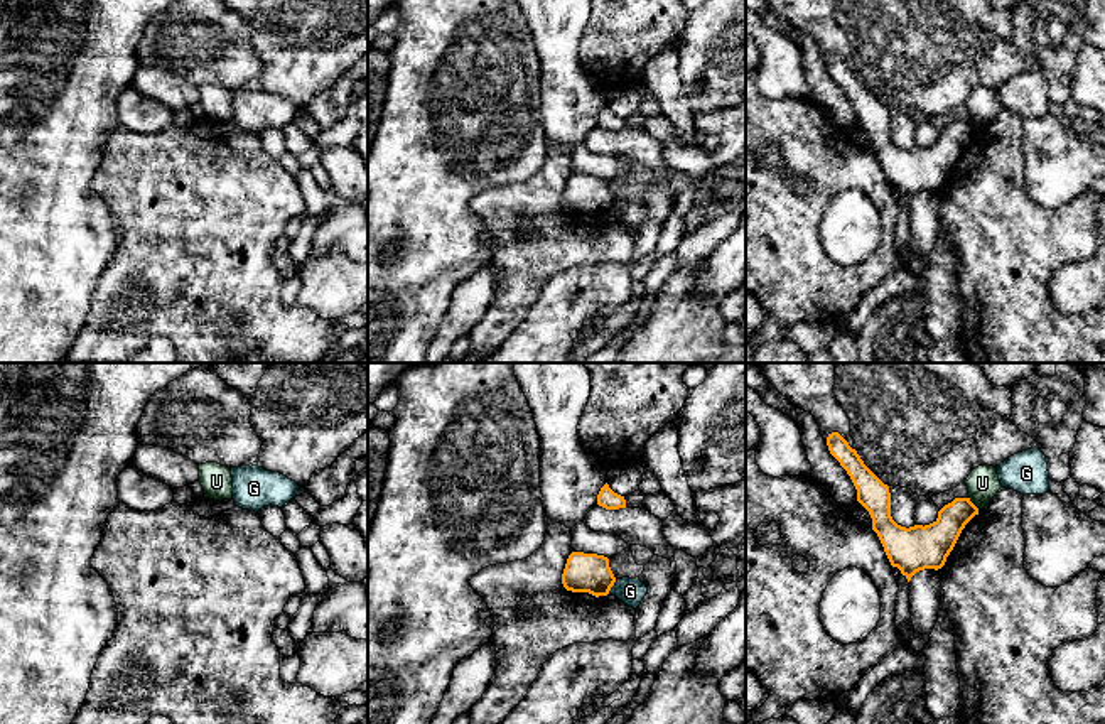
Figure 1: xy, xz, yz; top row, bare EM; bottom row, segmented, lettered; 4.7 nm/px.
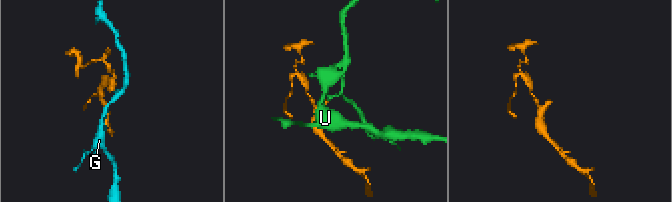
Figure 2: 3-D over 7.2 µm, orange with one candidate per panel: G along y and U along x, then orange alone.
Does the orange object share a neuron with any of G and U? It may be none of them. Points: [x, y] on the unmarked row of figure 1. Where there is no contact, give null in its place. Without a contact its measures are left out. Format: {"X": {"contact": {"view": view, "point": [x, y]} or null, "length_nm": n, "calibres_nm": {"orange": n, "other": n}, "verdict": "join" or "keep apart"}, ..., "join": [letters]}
{"G": {"contact": {"view": "xz", "point": [613, 206]}, "length_nm": 80, "calibres_nm": {"orange": 190, "other": 130}, "verdict": "keep apart"}, "U": {"contact": {"view": "yz", "point": [972, 125]}, "length_nm": 80, "calibres_nm": {"orange": 170, "other": 150}, "verdict": "keep apart"}, "join": []}

